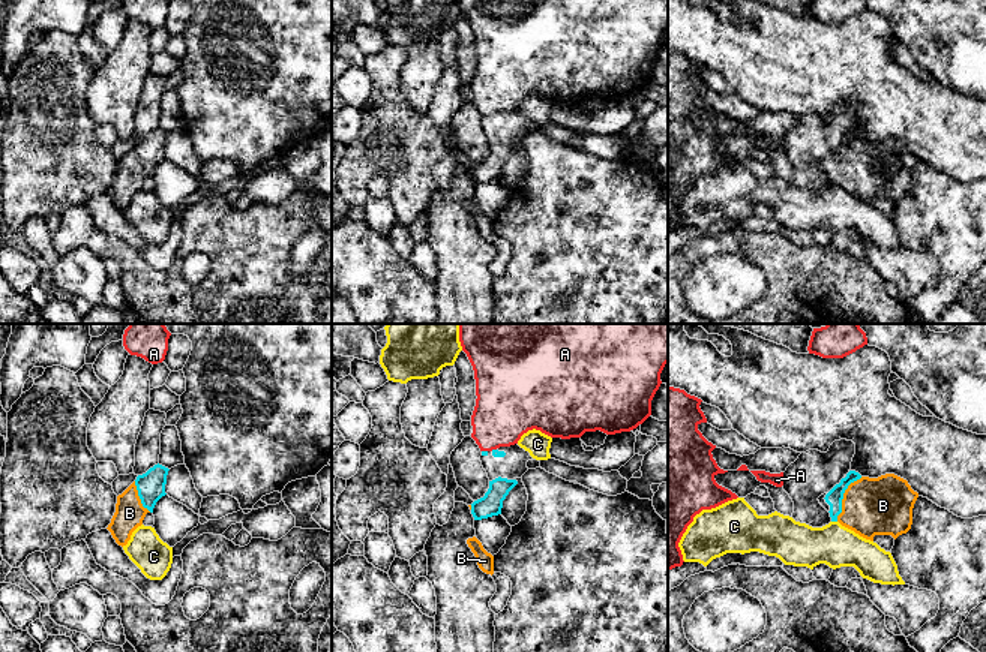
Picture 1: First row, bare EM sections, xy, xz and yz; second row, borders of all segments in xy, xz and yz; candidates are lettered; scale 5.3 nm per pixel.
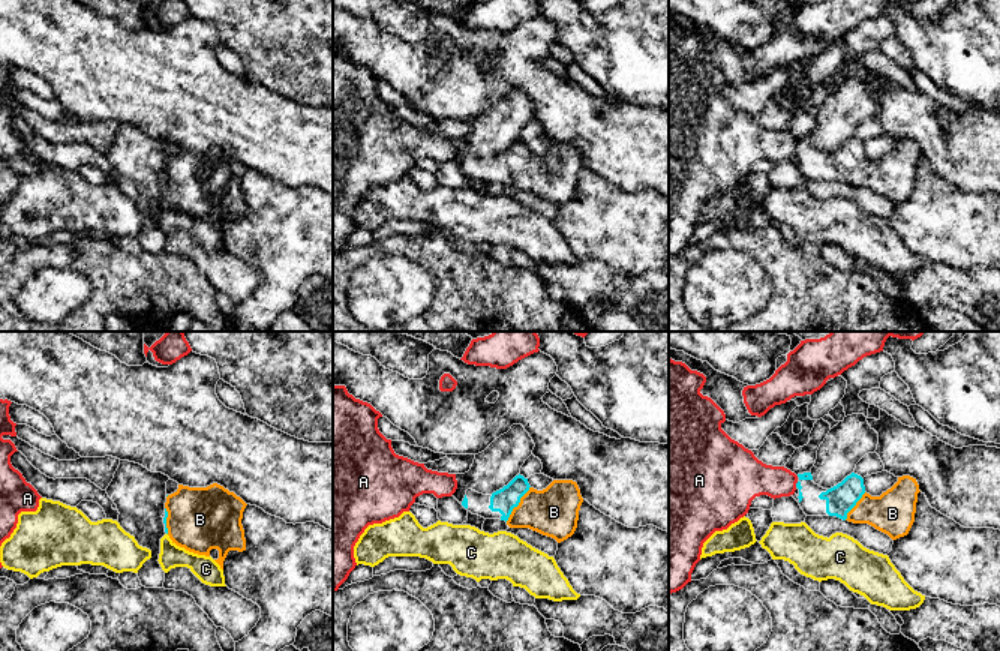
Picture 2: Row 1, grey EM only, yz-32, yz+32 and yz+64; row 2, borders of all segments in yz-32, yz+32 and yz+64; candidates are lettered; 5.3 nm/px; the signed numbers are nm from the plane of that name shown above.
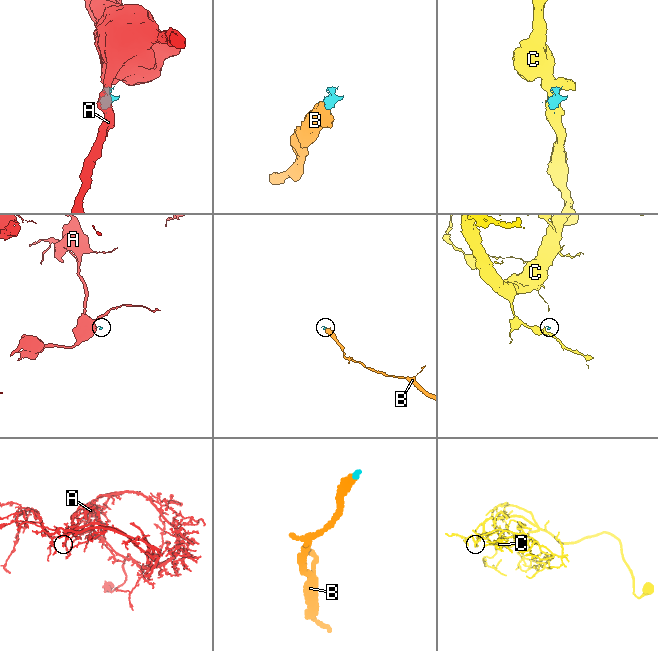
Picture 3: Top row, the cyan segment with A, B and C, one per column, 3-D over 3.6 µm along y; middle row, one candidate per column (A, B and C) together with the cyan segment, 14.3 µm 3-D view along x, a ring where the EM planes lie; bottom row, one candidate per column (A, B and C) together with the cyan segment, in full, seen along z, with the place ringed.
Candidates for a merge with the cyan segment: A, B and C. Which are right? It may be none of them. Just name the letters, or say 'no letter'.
B

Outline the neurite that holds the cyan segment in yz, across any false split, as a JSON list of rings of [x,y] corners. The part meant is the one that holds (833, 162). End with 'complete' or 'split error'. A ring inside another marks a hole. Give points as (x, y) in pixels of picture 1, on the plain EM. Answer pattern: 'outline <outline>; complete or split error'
outline [[[849,135],[828,157],[818,162],[831,186],[873,205],[875,199],[906,198],[912,189],[912,172],[918,157],[906,144],[885,138],[878,142]]]; split error

